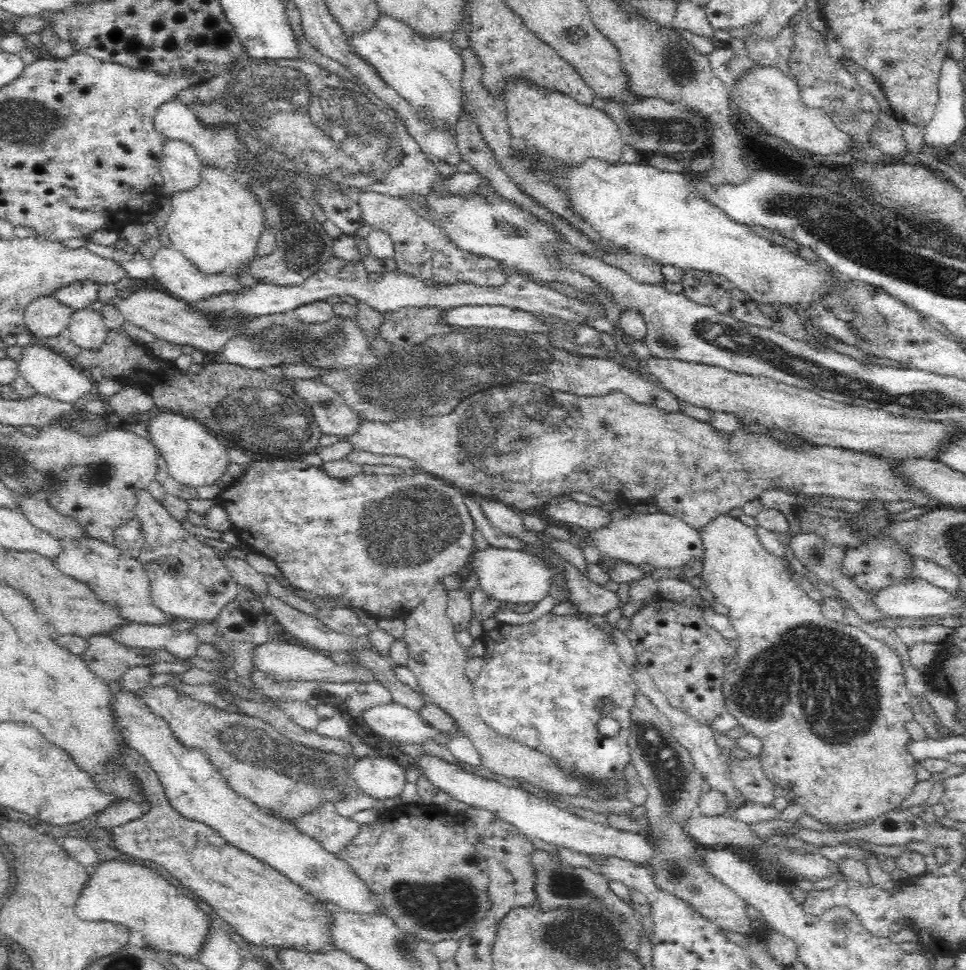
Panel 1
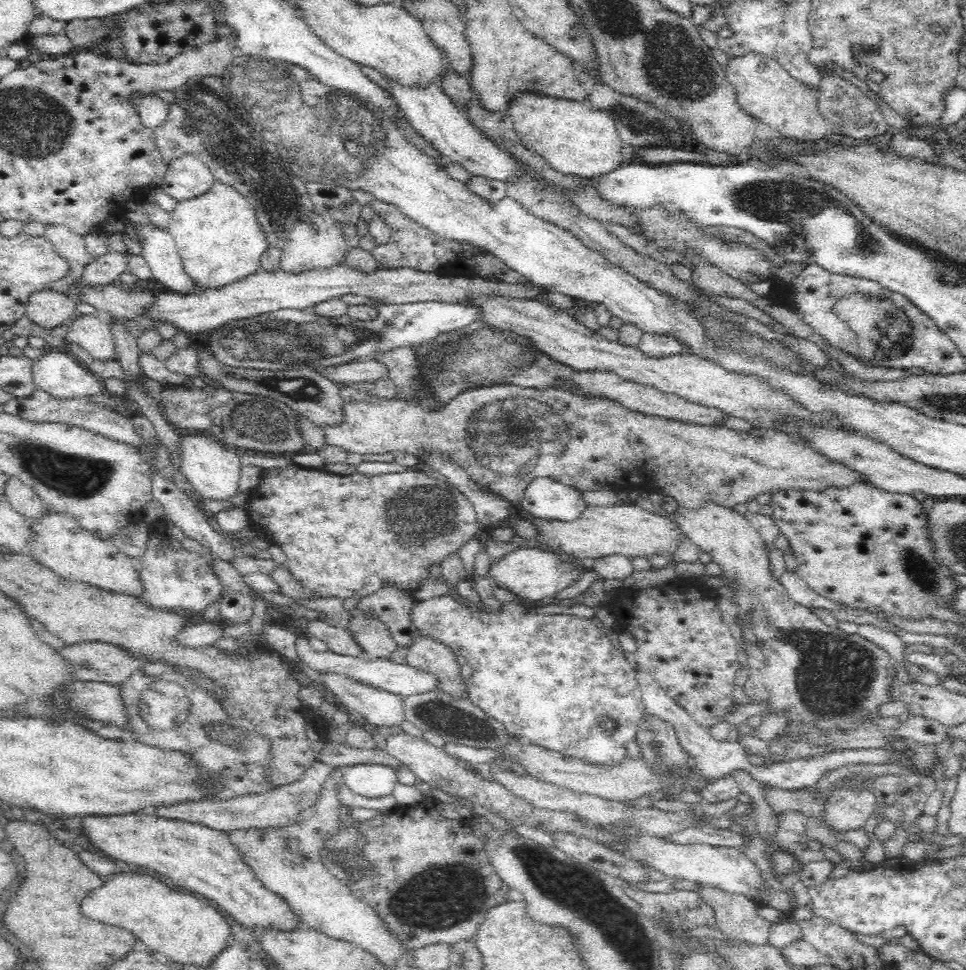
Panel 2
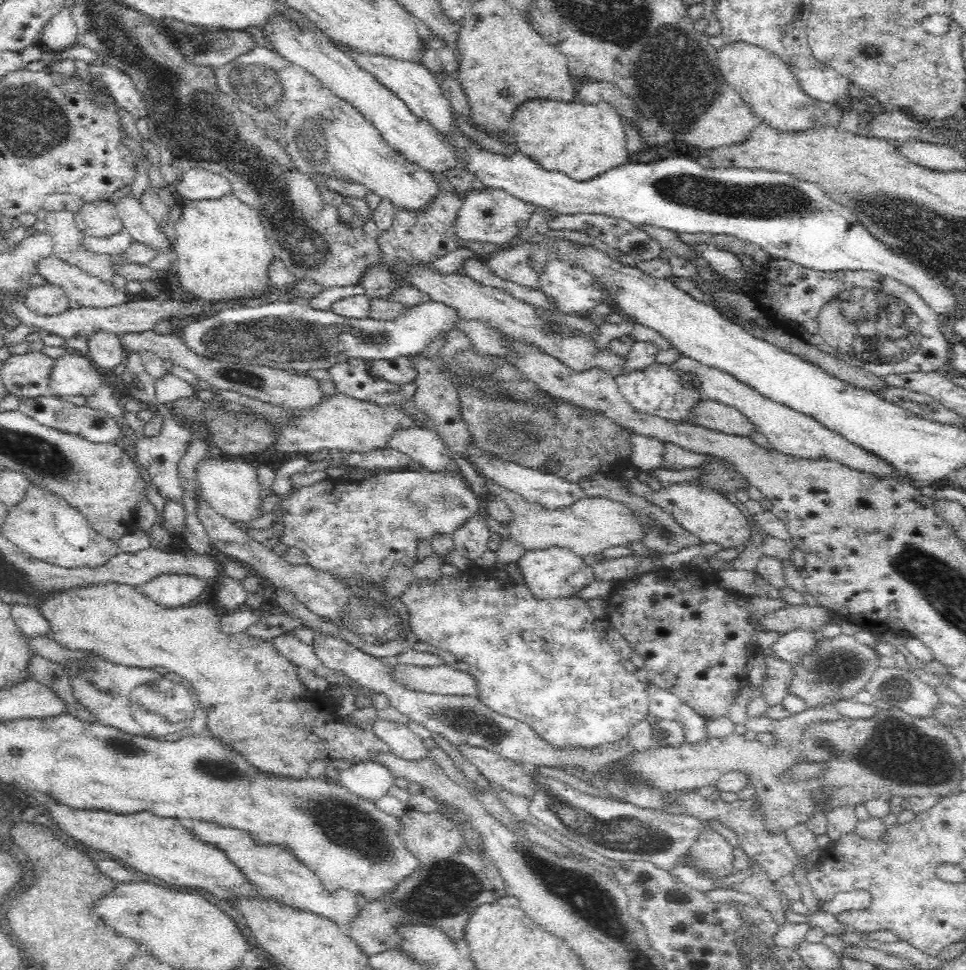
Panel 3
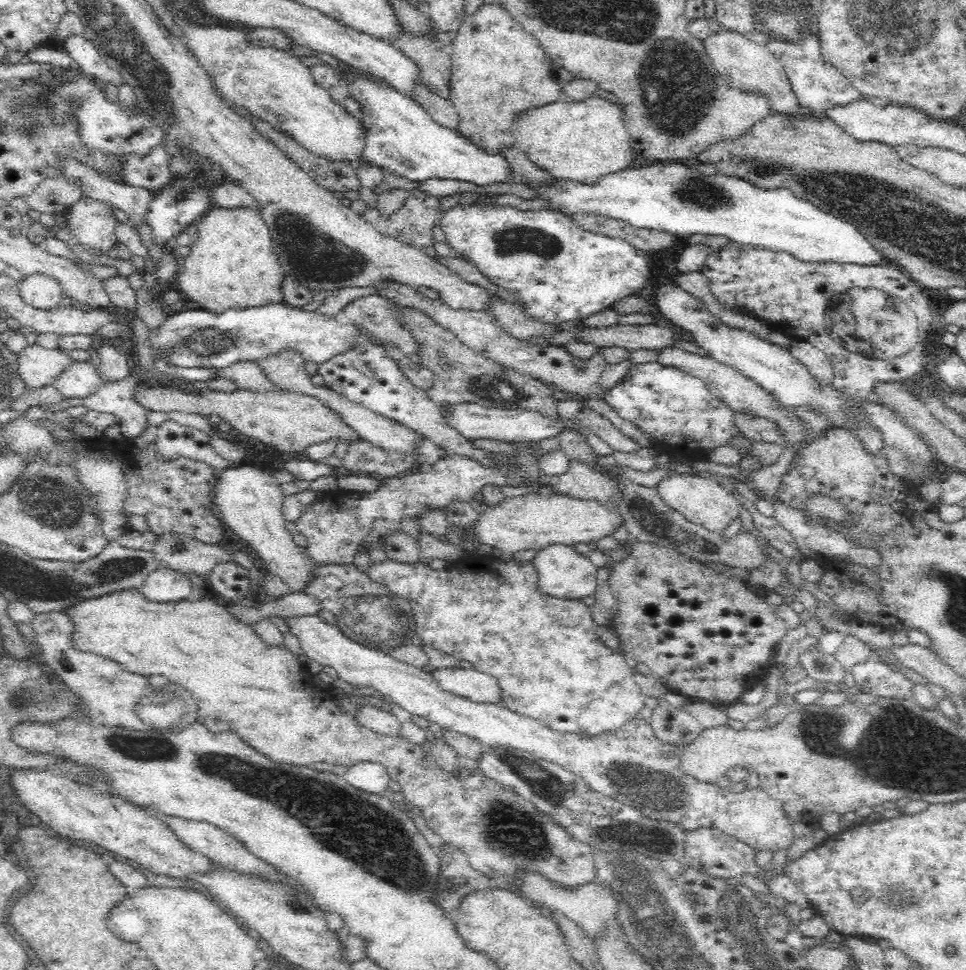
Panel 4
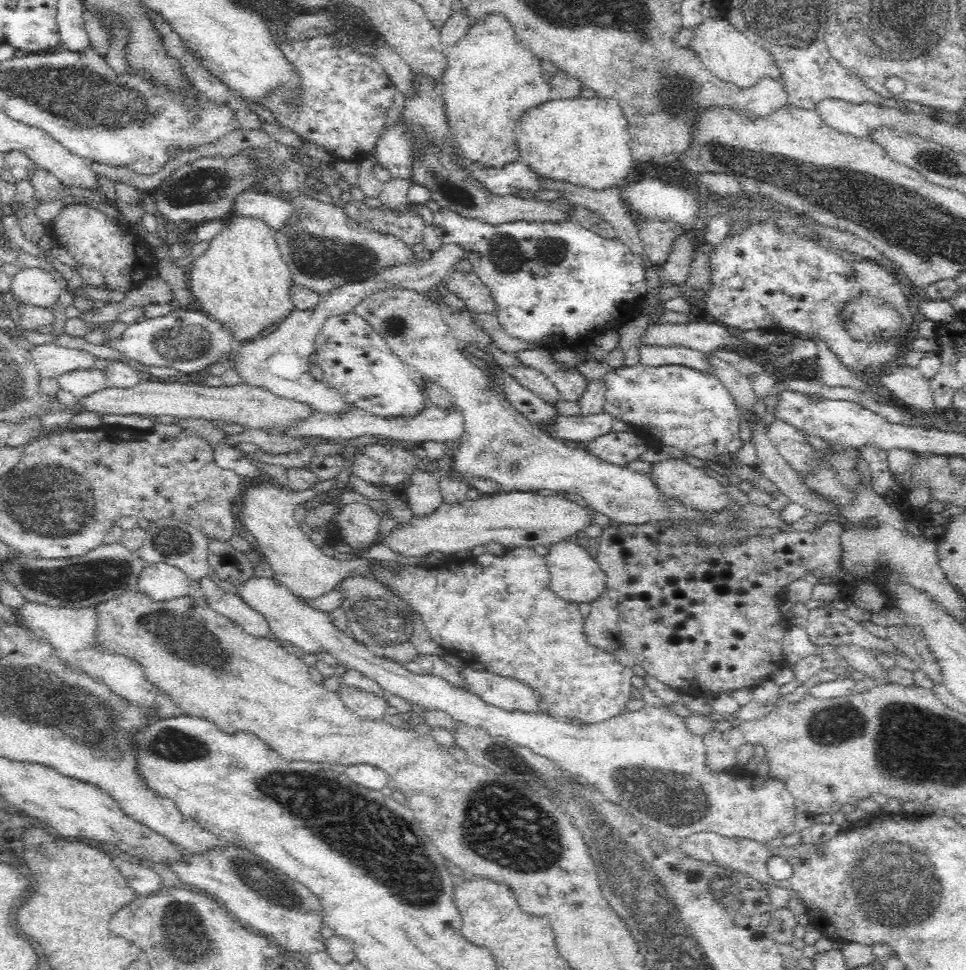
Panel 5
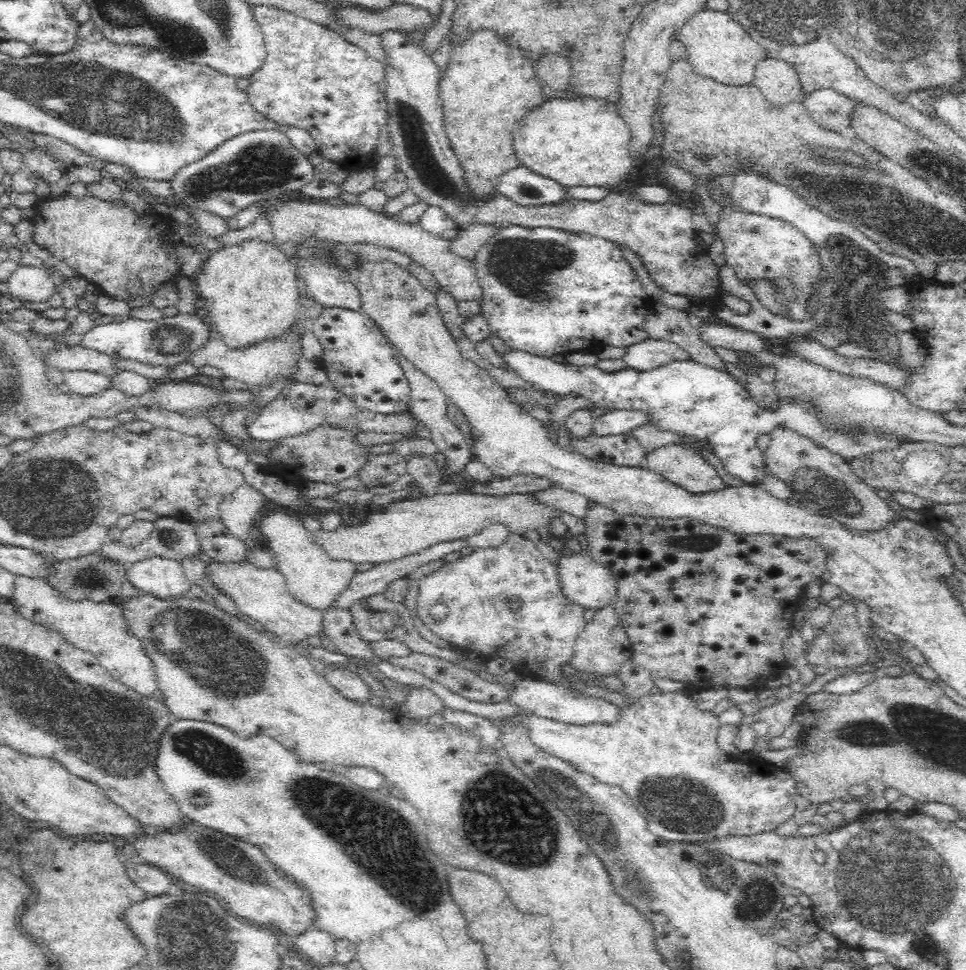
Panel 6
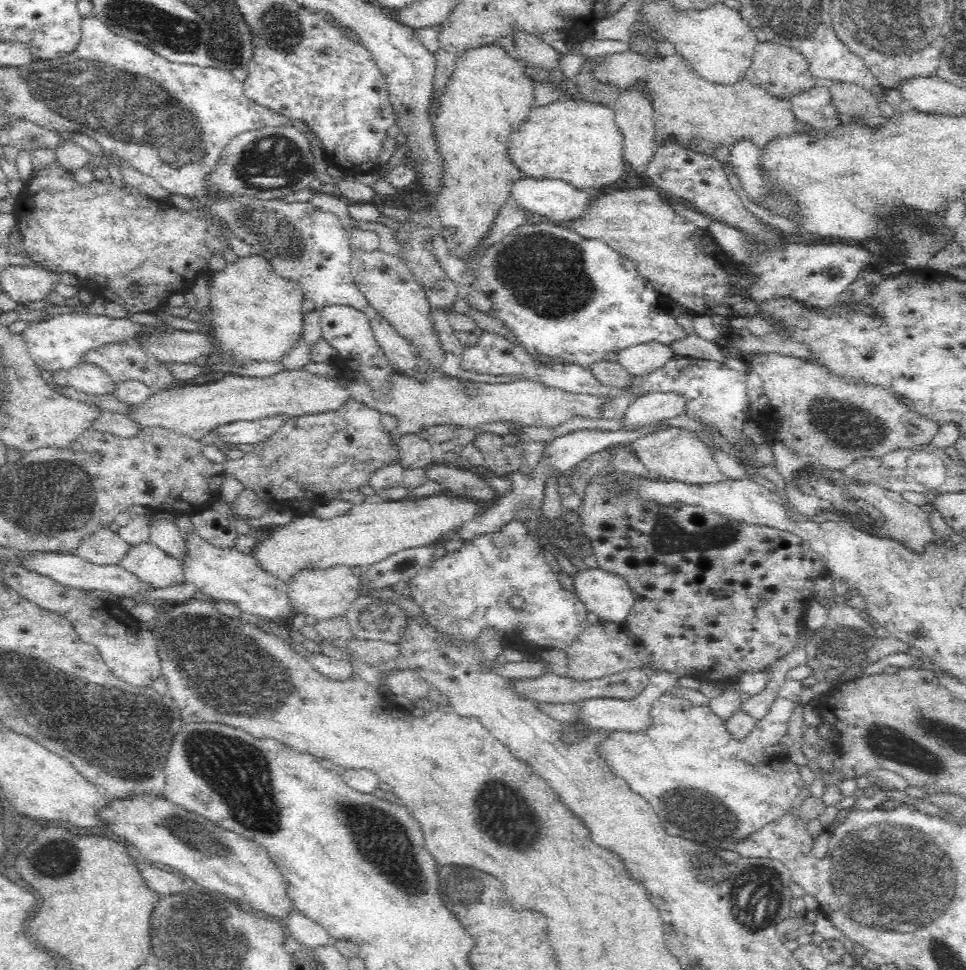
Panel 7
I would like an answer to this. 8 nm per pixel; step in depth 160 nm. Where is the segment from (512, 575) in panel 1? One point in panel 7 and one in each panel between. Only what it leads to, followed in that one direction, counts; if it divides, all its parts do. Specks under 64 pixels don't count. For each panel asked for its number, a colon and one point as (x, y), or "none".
2: (531, 573)
3: (554, 572)
4: (562, 573)
5: (575, 576)
6: (591, 585)
7: (609, 596)

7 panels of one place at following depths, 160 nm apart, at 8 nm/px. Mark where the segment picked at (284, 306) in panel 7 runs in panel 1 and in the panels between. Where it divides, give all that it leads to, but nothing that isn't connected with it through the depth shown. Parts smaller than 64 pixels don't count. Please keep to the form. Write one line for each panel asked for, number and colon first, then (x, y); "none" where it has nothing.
1: (217, 226)
2: (217, 235)
3: (223, 255)
4: (231, 265)
5: (242, 282)
6: (251, 293)

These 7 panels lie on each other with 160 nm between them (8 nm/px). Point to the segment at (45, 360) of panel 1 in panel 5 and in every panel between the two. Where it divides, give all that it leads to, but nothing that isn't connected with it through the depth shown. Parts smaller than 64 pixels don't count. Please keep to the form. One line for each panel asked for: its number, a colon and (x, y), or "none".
2: (57, 372)
3: (74, 374)
4: (80, 379)
5: (81, 383)

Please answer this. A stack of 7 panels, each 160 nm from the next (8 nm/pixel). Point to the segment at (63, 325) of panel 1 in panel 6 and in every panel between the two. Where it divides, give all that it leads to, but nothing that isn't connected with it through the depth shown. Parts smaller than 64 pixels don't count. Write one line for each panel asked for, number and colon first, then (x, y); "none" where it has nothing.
2: (48, 308)
3: (48, 299)
4: (39, 290)
5: (33, 286)
6: (32, 284)

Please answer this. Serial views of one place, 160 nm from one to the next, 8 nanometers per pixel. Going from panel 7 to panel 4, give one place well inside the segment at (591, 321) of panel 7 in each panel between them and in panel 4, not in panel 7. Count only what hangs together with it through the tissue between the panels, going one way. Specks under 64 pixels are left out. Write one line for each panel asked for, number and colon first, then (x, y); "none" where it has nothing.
4: (558, 272)
5: (562, 285)
6: (546, 291)

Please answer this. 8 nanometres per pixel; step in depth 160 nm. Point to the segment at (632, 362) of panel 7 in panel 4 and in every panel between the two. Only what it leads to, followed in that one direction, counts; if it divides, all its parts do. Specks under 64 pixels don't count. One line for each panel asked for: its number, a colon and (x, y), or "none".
4: (740, 392)
5: (652, 355)
6: (651, 353)

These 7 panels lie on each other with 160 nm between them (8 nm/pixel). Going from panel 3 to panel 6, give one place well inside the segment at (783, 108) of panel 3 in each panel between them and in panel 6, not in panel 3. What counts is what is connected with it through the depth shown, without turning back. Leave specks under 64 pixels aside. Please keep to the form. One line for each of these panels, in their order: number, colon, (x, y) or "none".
4: (746, 65)
5: (725, 51)
6: (717, 47)

